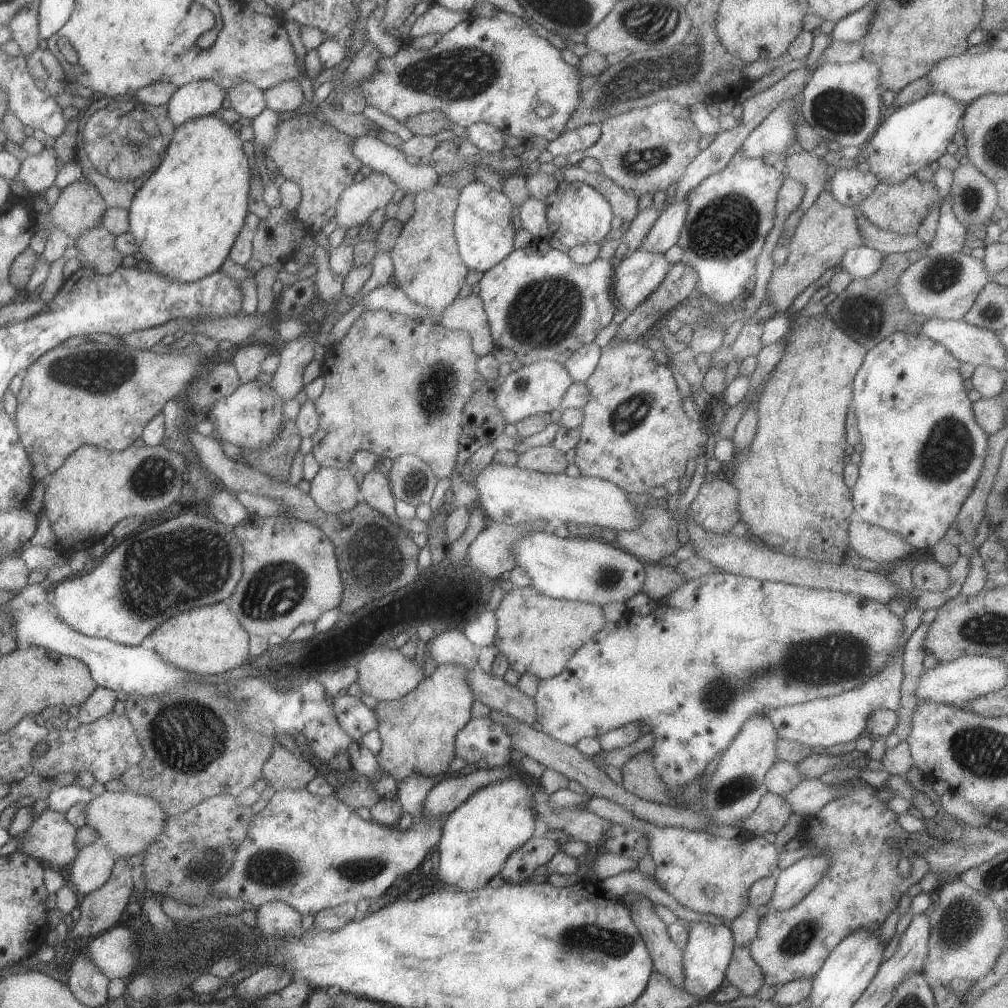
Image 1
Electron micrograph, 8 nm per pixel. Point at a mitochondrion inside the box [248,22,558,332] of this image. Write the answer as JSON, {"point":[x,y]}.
{"point":[455,76]}

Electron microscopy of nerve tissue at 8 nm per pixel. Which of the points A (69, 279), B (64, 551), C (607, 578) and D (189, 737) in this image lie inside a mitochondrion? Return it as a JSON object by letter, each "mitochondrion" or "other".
{"A":"other","B":"other","C":"mitochondrion","D":"mitochondrion"}

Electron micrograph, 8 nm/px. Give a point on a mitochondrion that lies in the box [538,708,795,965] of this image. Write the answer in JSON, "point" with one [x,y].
{"point":[605,940]}

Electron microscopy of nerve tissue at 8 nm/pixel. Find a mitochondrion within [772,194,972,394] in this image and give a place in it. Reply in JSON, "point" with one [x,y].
{"point":[940,276]}

